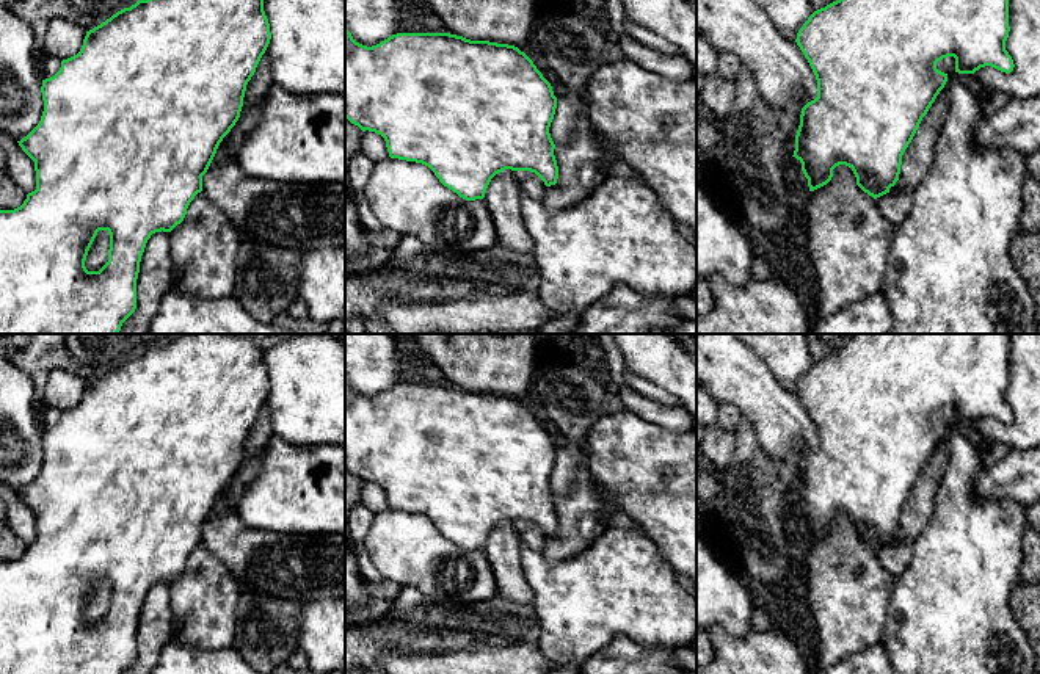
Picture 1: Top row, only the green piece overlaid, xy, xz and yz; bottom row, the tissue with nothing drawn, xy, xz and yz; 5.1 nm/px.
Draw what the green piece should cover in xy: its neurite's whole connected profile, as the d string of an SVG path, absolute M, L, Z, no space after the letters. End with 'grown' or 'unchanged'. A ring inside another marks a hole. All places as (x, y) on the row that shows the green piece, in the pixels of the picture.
M138 0L130 8L118 11L100 25L86 31L80 52L67 60L63 60L60 71L53 77L42 80L41 92L44 111L41 121L25 138L17 141L22 150L35 161L36 190L27 194L27 199L20 207L14 210L0 210L0 334L118 334L121 331L122 323L136 309L136 279L147 240L155 232L171 232L177 224L180 224L187 215L190 202L202 191L202 176L207 172L220 143L240 118L246 85L254 75L270 39L271 33L264 11L264 0ZM99 230L107 230L110 234L108 262L99 271L88 271L85 260Z; unchanged

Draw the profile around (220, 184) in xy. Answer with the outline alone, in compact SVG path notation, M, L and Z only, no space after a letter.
M215 155L202 176L202 191L240 234L254 234L268 245L306 254L314 249L345 248L345 185L285 183L251 177L229 157Z

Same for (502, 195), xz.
M505 169L496 174L485 193L485 204L491 213L497 243L524 254L533 254L533 240L529 235L521 212L521 187L516 171Z

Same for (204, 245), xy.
M204 191L190 202L169 240L173 288L202 299L232 295L242 234Z

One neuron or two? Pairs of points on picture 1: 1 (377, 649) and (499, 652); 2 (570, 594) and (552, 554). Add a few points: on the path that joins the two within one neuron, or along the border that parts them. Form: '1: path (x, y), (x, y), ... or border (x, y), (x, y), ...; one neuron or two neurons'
1: path (407, 649), (469, 649); one neuron
2: border (579, 550), (562, 560), (548, 560), (540, 552); two neurons

